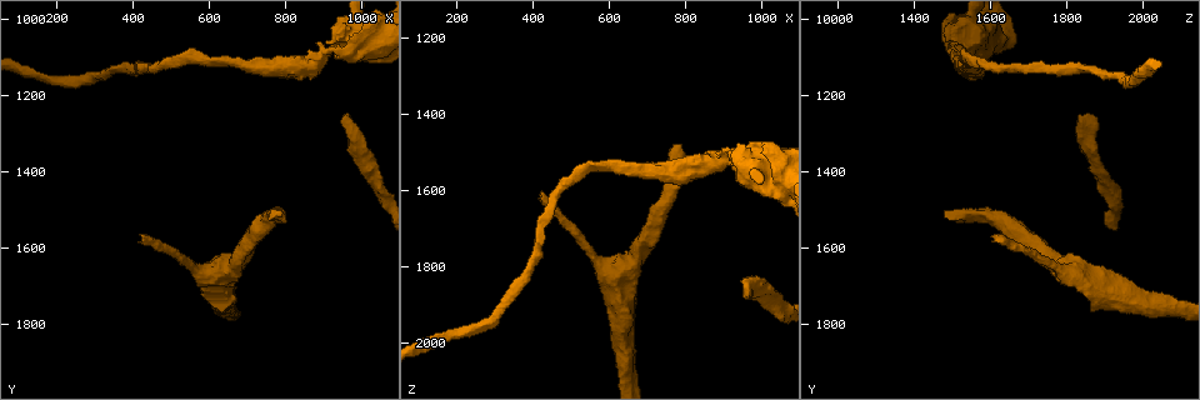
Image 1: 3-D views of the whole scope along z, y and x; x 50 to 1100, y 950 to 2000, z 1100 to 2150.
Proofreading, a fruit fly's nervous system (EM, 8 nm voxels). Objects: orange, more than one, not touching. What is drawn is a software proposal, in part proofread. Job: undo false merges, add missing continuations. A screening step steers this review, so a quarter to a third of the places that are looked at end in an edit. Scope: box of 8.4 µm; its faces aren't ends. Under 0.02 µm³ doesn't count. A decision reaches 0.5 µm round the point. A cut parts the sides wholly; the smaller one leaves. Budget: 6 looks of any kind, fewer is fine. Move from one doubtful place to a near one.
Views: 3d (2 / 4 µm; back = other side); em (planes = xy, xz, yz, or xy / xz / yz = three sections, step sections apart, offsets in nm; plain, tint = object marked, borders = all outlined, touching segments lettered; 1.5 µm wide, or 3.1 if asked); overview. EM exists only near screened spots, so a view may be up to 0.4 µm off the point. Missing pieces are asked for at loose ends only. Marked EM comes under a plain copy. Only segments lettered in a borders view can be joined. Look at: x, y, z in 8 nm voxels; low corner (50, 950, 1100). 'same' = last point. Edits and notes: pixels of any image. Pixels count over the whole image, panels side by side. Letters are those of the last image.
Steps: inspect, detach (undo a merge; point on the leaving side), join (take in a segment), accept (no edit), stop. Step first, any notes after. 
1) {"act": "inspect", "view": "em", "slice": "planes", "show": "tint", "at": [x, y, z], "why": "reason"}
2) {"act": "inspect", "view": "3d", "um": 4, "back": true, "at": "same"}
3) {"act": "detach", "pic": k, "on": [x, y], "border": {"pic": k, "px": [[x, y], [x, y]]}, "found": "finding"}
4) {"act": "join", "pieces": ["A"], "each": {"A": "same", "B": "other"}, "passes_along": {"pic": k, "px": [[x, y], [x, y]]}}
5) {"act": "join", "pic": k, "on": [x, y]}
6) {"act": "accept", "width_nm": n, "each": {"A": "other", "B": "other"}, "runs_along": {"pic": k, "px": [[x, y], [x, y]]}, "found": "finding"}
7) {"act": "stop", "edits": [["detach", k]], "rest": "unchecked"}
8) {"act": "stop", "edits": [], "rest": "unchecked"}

{"act": "inspect", "view": "3d", "um": 2, "at": [795, 1515, 1485], "why": "end of a long branch"}

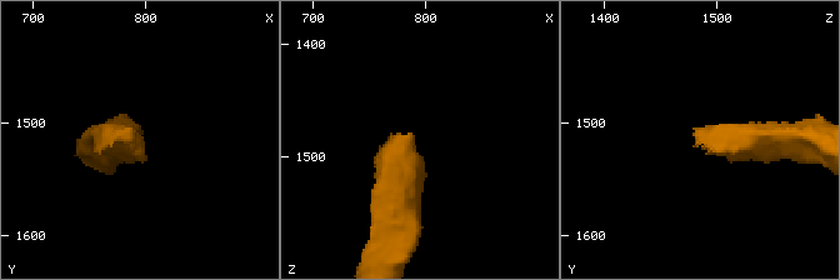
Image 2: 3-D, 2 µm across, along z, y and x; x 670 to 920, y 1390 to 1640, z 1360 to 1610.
{"act": "inspect", "view": "em", "slice": "planes", "show": "tint", "at": [792, 1518, 1480], "why": "need the tissue"}

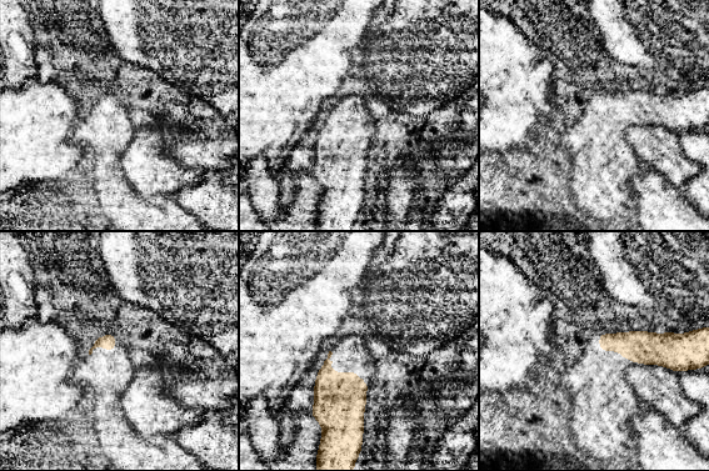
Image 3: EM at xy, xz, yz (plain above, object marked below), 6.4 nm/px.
{"act": "inspect", "view": "em", "slice": "planes", "show": "borders", "at": "same", "why": "what lies round it"}

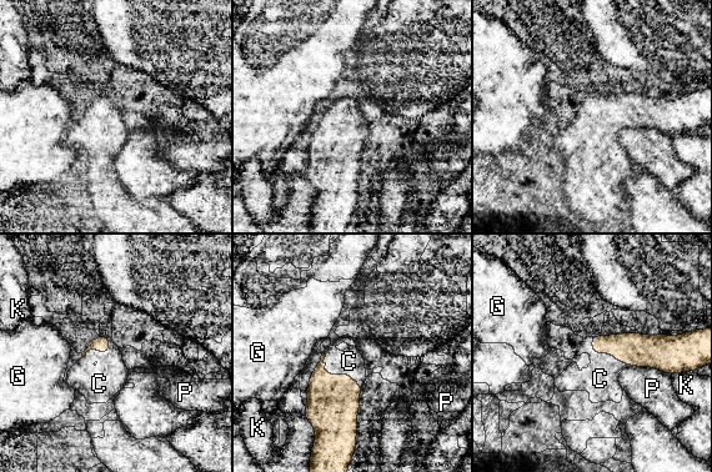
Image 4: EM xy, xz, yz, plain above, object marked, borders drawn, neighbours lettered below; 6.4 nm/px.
{"act": "join", "pieces": ["C"], "longest_contact_nm": ["C", 340], "each": {"C": "same", "G": "other", "K": "other", "P": "other"}, "passes_along": {"pic": 4, "px": [[332, 402], [335, 375], [349, 361]]}, "found": "it goes on there"}

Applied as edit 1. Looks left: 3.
{"act": "inspect", "view": "3d", "um": 4, "back": true, "at": [415, 1580, 1610], "why": "tapers out"}

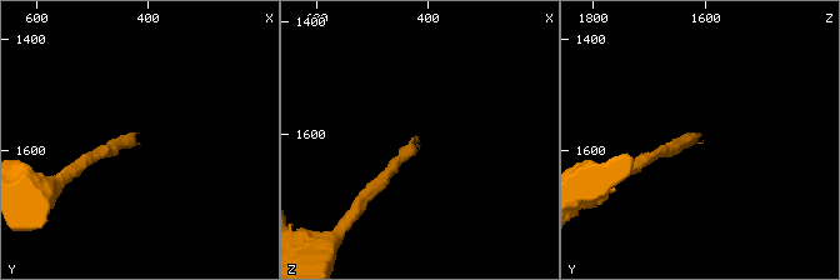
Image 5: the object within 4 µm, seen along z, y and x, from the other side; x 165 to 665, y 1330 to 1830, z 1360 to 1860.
{"act": "inspect", "view": "em", "slice": "planes", "show": "borders", "at": [420, 1580, 1605], "why": "shape alone is not enough"}

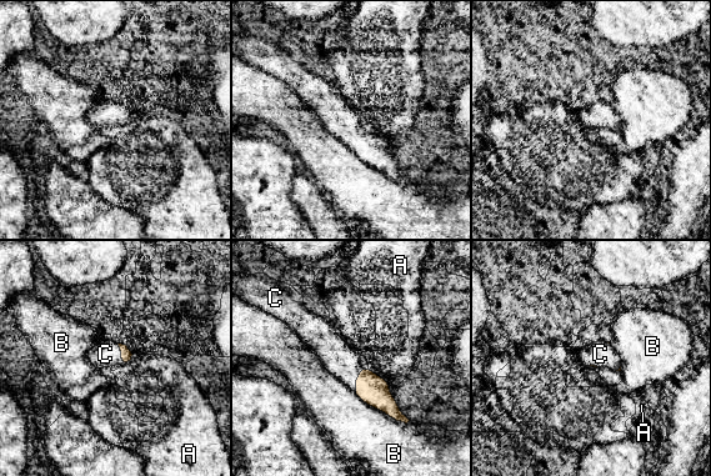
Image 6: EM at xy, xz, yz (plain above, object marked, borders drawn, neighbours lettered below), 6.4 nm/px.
{"act": "join", "pieces": ["C"], "each": {"A": "other", "B": "other", "C": "same"}, "passes_along": {"pic": 6, "px": [[371, 389], [356, 379], [340, 359]]}, "found": "it goes on there"}

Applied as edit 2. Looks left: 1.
{"act": "stop", "edits": [["join", 4], ["join", 6]], "rest": "unchecked"}

